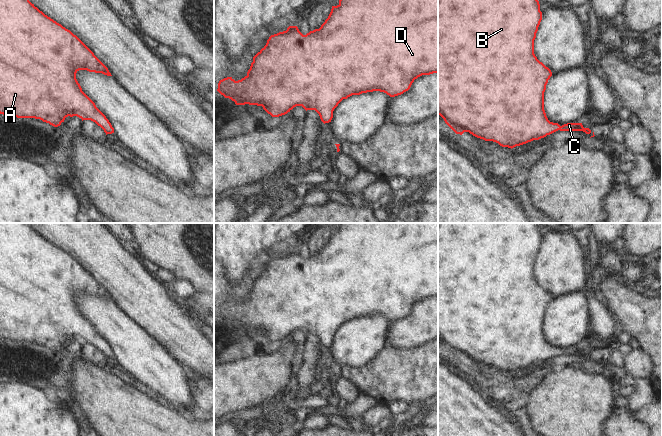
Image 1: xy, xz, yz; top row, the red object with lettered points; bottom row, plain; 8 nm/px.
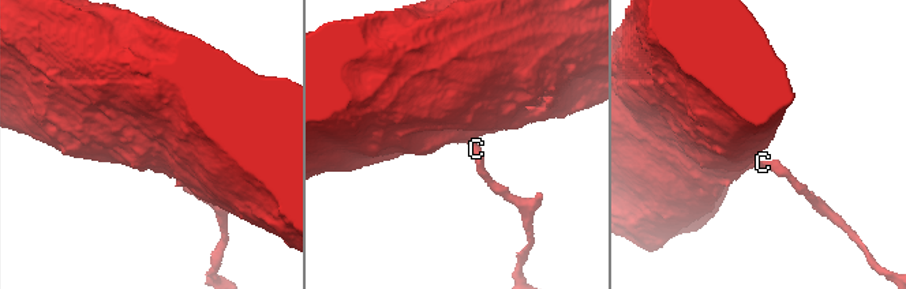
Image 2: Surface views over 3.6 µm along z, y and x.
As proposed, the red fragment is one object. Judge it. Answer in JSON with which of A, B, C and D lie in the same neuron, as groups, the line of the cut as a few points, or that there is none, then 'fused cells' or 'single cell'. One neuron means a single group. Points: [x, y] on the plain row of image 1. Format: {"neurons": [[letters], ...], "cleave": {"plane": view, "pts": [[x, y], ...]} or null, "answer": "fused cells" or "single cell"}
{"neurons": [["A", "B", "C", "D"]], "cleave": null, "answer": "single cell"}

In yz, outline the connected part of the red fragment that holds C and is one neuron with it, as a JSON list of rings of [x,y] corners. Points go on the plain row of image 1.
[[[438,223],[438,339],[456,358],[462,359],[464,356],[469,356],[477,362],[493,365],[502,371],[512,373],[544,362],[558,354],[591,357],[591,354],[584,352],[582,347],[567,347],[560,350],[558,347],[550,346],[546,340],[544,316],[552,296],[534,278],[534,264],[541,244],[542,236],[537,223]]]

